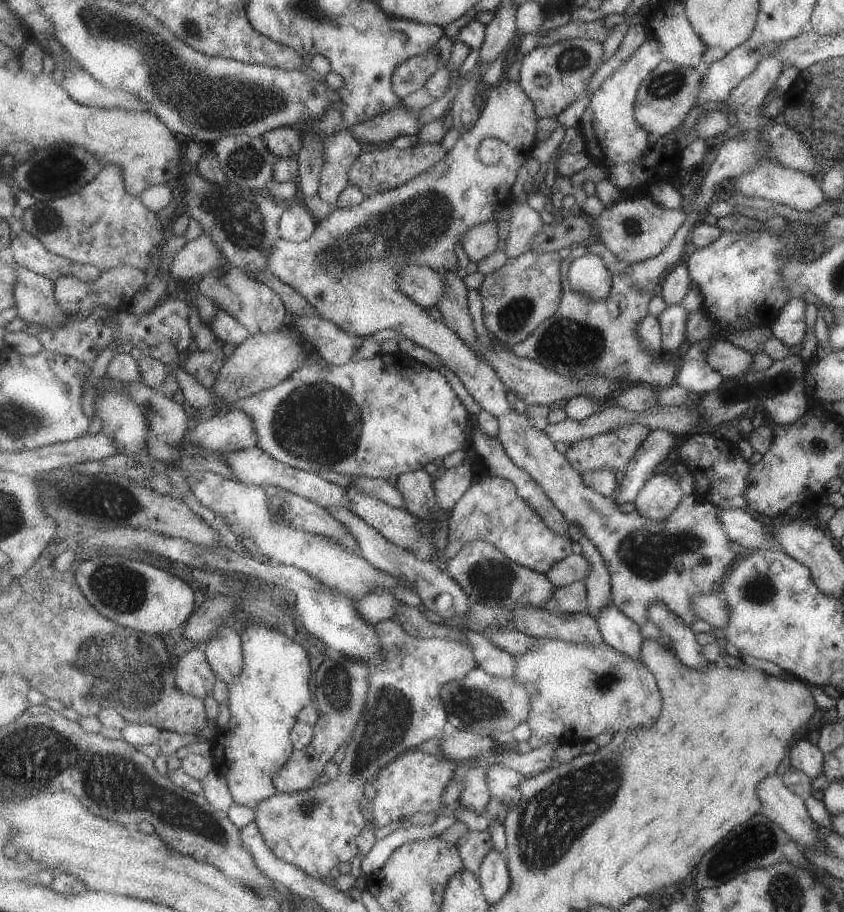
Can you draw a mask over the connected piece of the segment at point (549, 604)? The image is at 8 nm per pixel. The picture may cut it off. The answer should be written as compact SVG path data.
M577 581L555 589L554 595L540 607L558 615L587 612L588 588L586 581Z

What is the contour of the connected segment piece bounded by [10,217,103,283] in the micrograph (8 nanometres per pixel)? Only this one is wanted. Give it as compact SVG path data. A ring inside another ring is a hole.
M22 217L15 219L10 226L13 262L27 267L37 274L56 280L63 275L73 275L83 282L95 282L103 270L97 265L85 266L71 262L71 259L51 252L37 235L31 234L24 225Z

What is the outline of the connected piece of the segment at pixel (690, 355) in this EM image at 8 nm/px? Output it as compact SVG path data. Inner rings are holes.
M705 339L696 345L691 344L673 383L699 394L712 393L724 384L726 378L708 361L706 351L712 342L713 340Z

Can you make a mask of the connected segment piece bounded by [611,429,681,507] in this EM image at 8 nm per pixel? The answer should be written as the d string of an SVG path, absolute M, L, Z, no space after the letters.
M655 429L649 433L647 440L644 440L641 448L632 456L625 473L621 475L618 490L611 496L619 507L626 502L634 502L645 483L654 475L657 466L677 446L677 438L680 437L663 429Z

